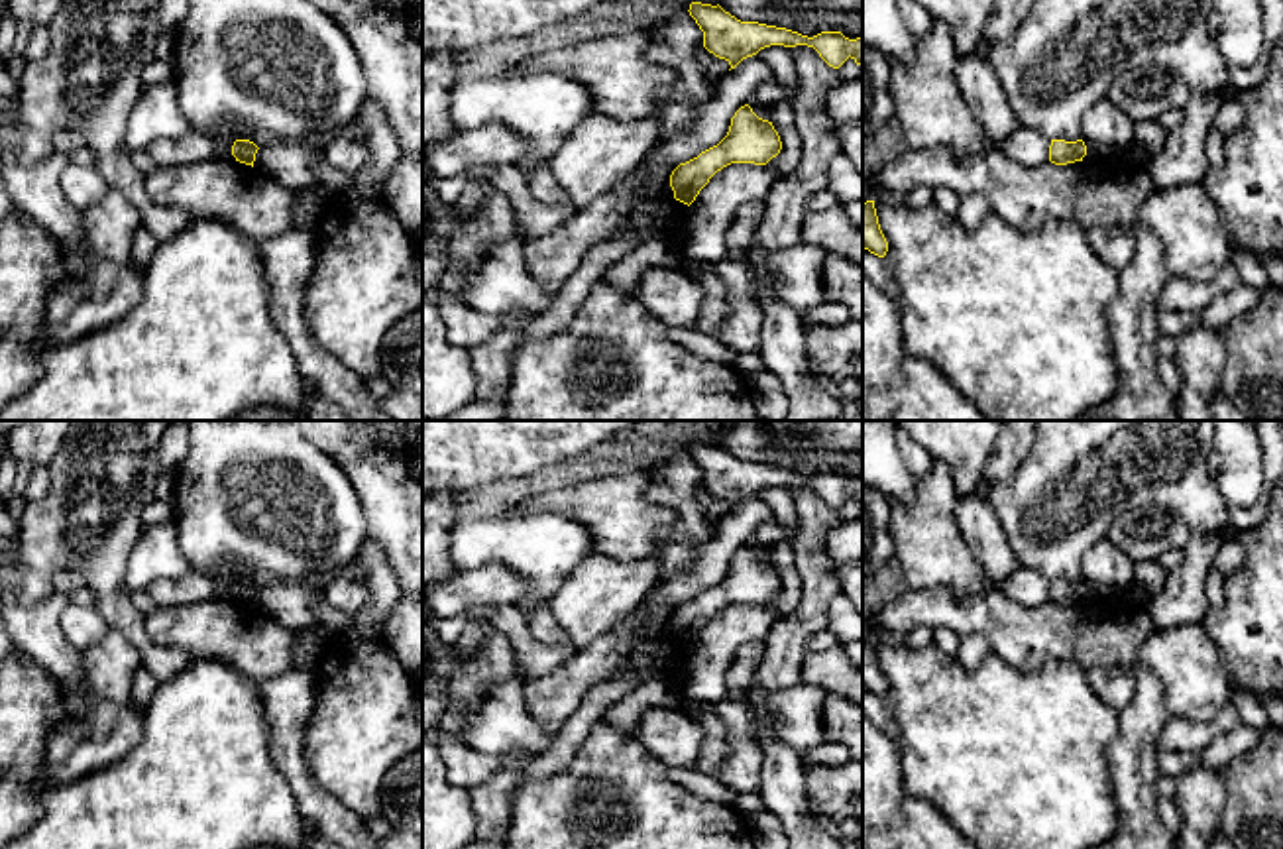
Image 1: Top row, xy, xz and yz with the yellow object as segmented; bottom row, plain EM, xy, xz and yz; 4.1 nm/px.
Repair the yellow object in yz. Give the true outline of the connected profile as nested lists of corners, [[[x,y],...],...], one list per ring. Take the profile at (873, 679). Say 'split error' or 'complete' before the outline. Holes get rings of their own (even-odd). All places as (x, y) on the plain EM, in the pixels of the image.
complete; [[[874,641],[863,643],[863,688],[878,698],[884,698],[888,692],[888,682],[880,670]]]

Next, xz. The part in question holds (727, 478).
complete; [[[690,444],[690,456],[703,472],[703,487],[735,509],[743,499],[756,495],[770,485],[808,485],[833,509],[839,509],[849,497],[863,503],[863,478],[849,480],[841,472],[821,472],[813,478],[798,472],[766,466],[758,462],[741,462],[719,444]]]

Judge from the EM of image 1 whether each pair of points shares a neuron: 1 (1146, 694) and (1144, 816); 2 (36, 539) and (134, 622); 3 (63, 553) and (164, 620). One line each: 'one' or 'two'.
1: one
2: one
3: two

